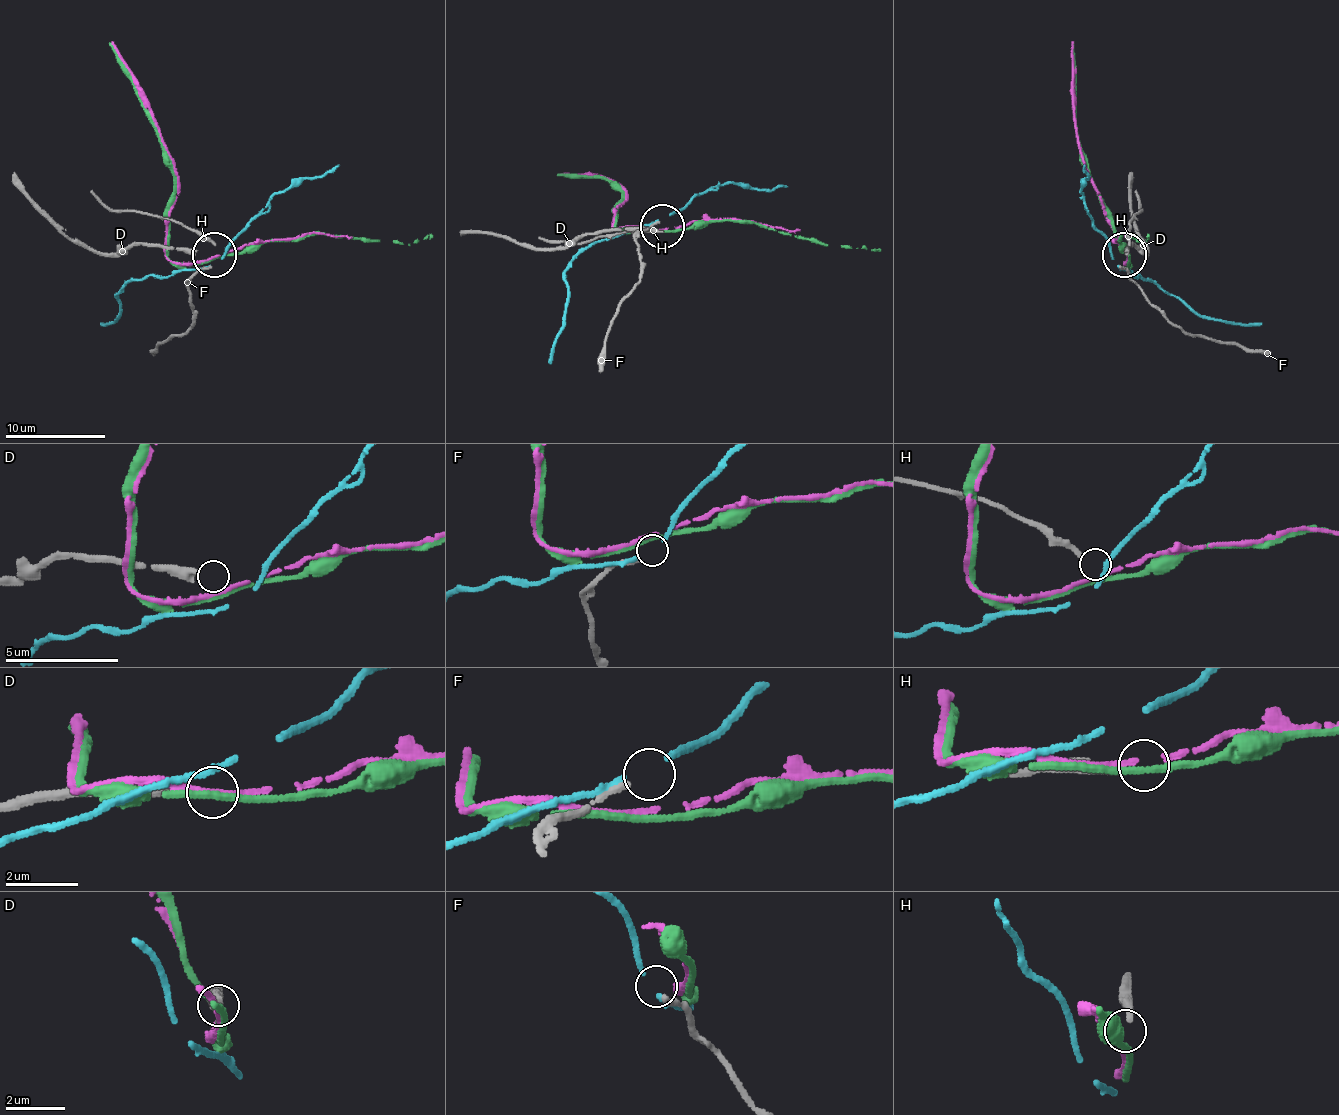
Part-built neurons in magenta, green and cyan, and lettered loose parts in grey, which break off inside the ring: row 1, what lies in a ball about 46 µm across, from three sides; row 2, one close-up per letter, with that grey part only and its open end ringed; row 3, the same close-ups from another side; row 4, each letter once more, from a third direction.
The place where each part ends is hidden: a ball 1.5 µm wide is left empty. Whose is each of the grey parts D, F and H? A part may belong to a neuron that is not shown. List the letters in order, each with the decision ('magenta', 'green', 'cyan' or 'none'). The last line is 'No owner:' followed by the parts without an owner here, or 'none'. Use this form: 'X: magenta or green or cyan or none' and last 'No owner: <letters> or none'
D: none
F: none
H: none
No owner: D, F, H

